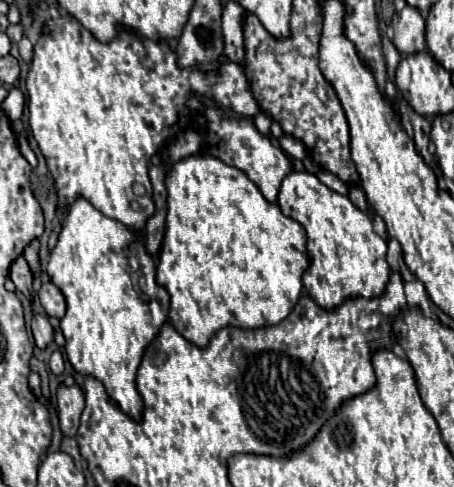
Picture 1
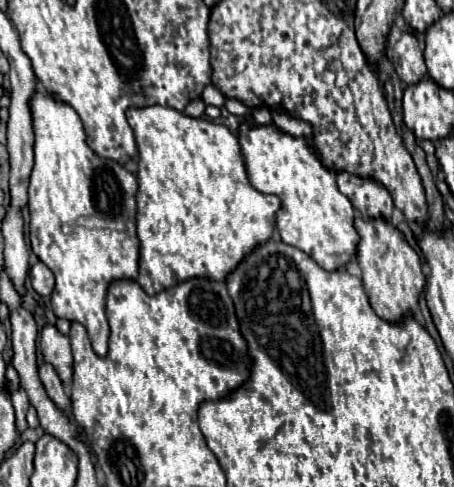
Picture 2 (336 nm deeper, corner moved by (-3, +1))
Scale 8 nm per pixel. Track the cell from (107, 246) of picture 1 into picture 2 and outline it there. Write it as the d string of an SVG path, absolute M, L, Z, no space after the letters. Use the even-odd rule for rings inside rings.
M36 88L30 98L30 114L34 126L34 170L30 176L30 242L34 254L54 272L56 286L52 292L52 310L58 318L68 318L70 322L80 322L86 326L92 340L92 348L98 356L108 352L108 320L106 320L106 288L112 280L138 276L138 258L140 258L140 240L136 236L136 176L130 174L120 162L110 158L100 158L86 142L86 132L80 116L72 106L54 98L52 92ZM96 216L102 218L104 228L88 228L80 218Z

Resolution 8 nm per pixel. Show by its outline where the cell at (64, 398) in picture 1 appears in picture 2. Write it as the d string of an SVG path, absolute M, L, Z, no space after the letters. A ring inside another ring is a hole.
M46 322L40 330L40 352L44 362L50 362L58 372L60 380L68 384L72 380L72 352L70 338L64 336L54 324Z

